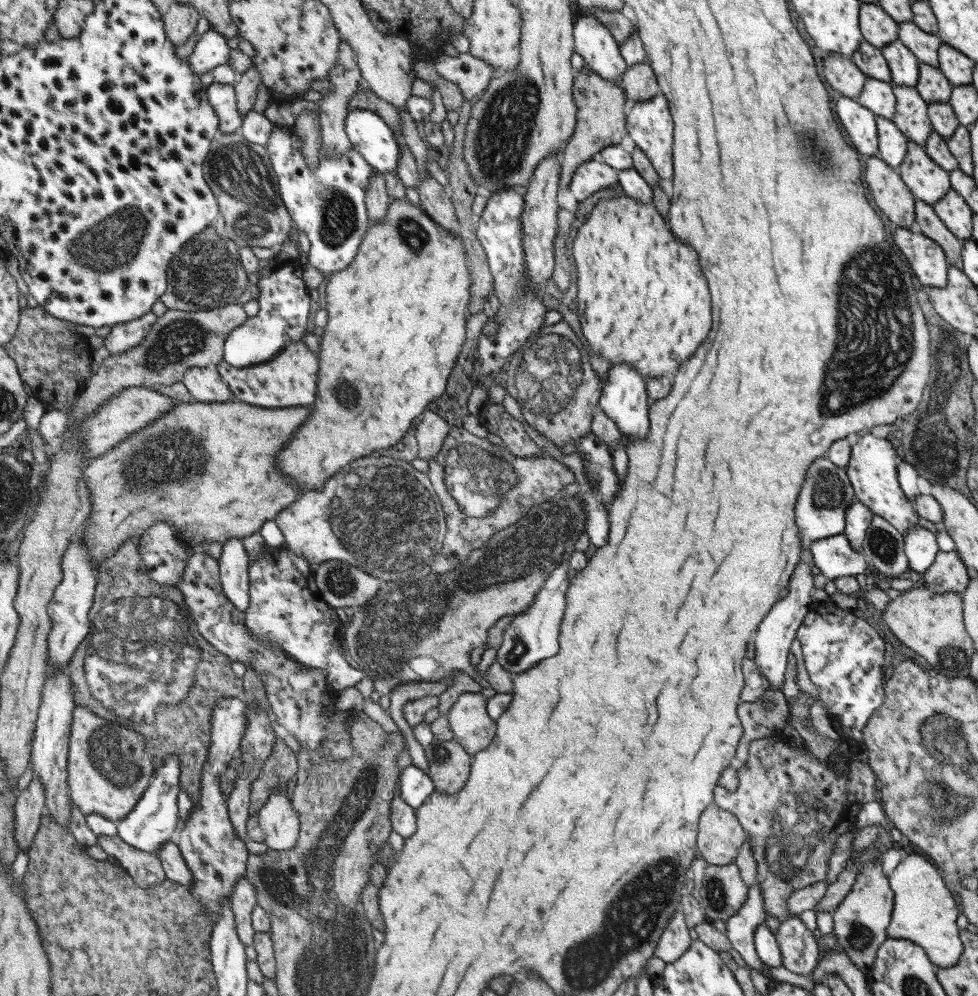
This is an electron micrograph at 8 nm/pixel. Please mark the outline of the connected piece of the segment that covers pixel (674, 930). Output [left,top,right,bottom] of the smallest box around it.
[653,909,691,964]

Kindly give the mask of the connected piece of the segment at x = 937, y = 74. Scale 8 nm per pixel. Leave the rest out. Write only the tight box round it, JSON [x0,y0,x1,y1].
[914,63,953,104]

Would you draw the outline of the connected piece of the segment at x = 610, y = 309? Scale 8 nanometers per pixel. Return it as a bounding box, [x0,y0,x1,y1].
[571,192,712,380]

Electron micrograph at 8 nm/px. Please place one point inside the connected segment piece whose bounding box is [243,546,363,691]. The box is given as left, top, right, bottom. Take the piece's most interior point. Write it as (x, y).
(287, 609)

